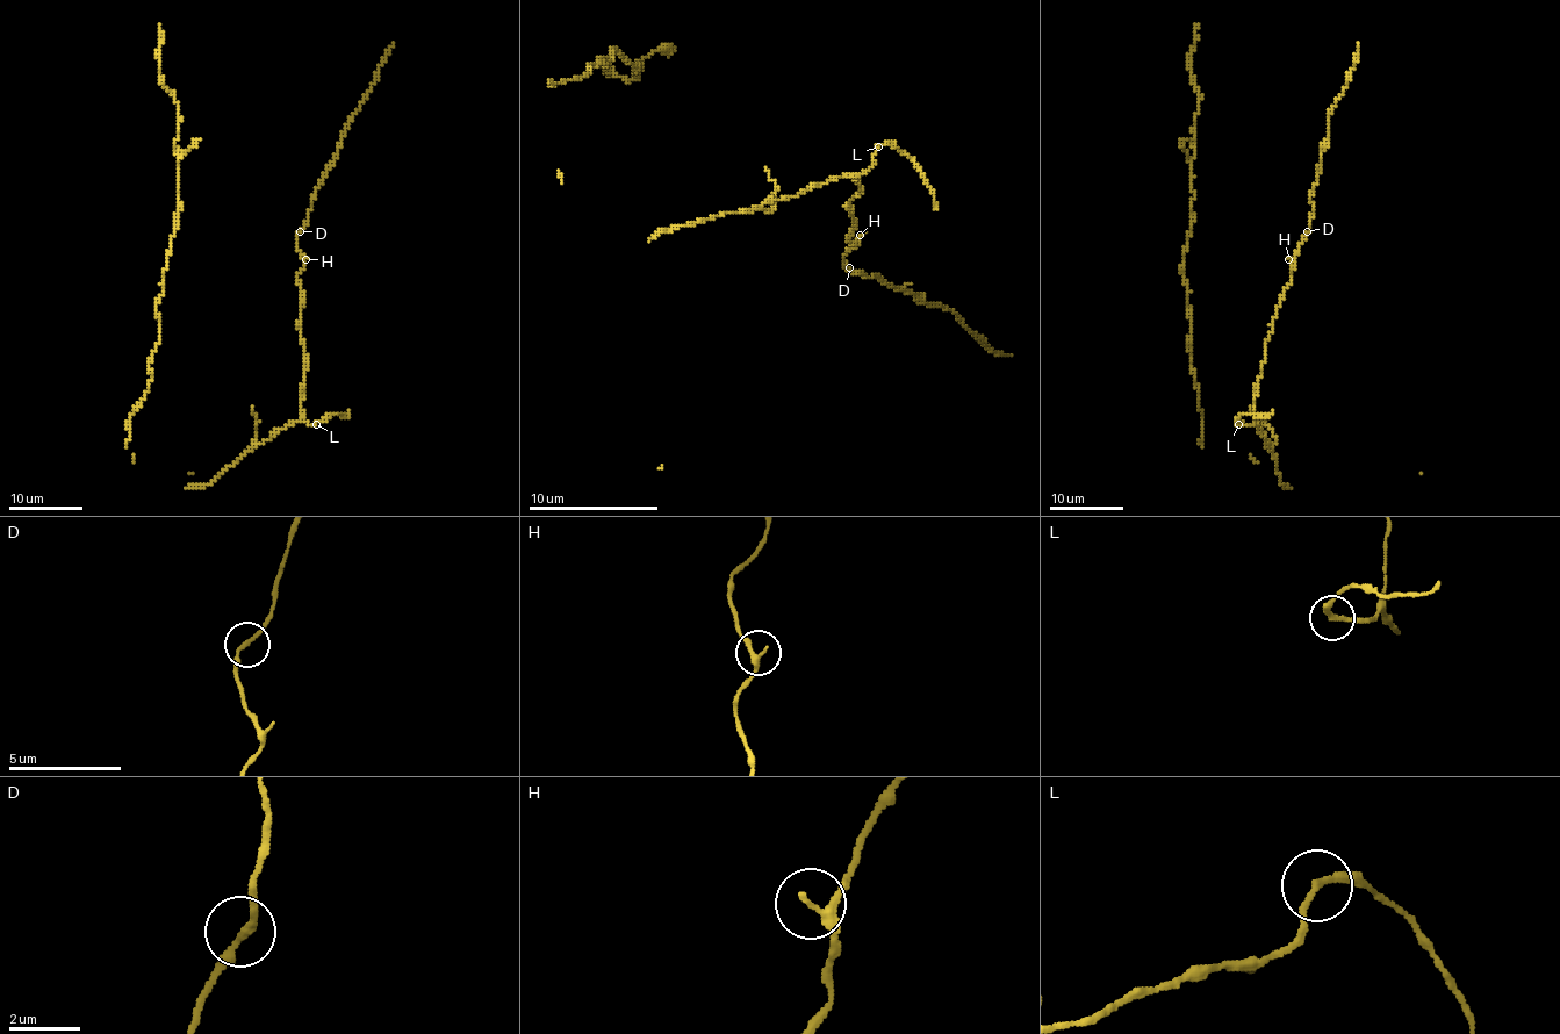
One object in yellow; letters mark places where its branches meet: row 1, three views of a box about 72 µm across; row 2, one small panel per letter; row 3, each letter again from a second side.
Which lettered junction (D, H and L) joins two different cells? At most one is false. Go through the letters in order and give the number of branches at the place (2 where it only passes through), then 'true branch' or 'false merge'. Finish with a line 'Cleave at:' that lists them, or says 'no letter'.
D: branches 2; true branch
H: branches 2; true branch
L: branches 2; true branch
Cleave at: no letter

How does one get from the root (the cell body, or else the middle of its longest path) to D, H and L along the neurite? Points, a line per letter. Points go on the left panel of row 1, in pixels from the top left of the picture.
D: (186, 487), (213, 483), (250, 450), (301, 417), (307, 356), (300, 335), (300, 231)
H: (186, 487), (213, 483), (250, 450), (301, 417), (307, 356), (300, 335), (303, 291), (297, 272), (306, 259)
L: (186, 487), (213, 483), (250, 450), (282, 428), (296, 422), (316, 424)

